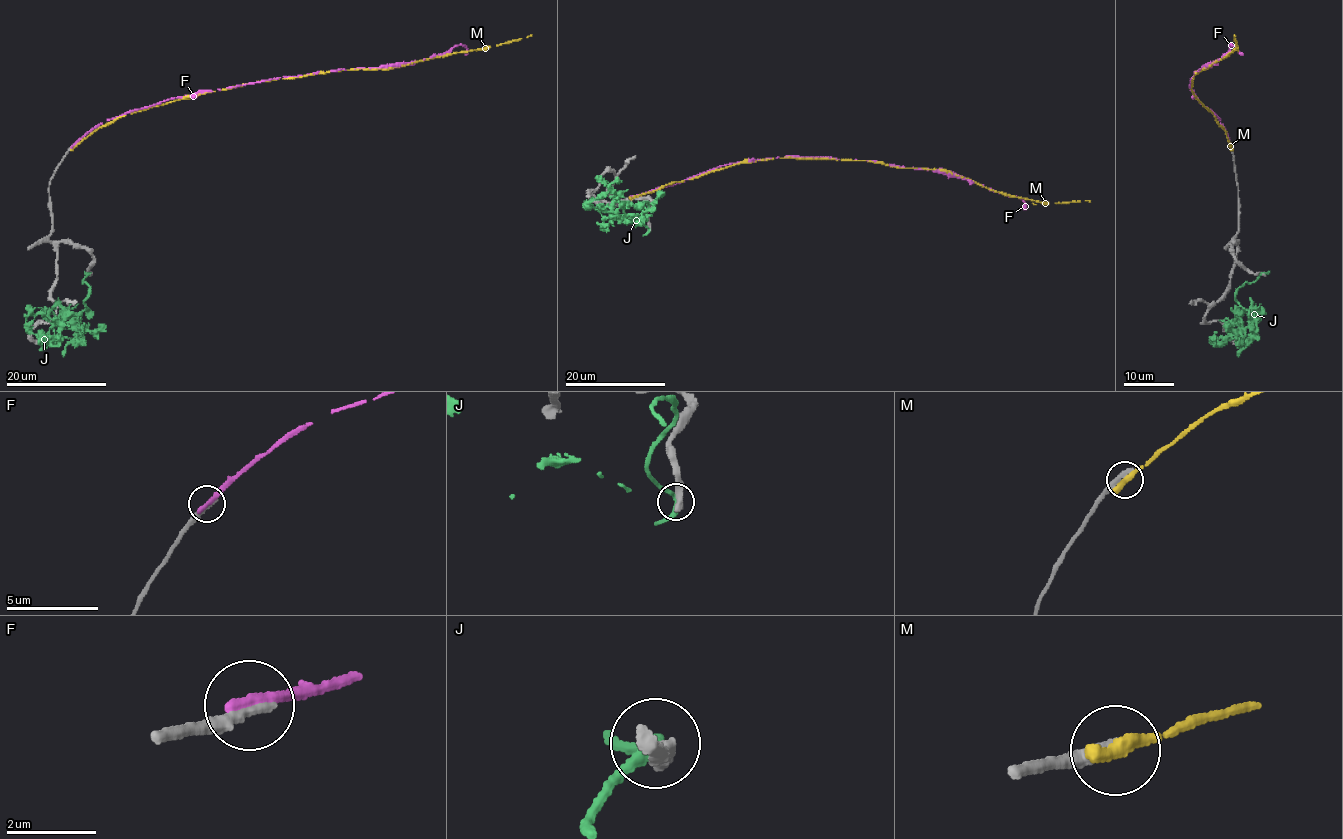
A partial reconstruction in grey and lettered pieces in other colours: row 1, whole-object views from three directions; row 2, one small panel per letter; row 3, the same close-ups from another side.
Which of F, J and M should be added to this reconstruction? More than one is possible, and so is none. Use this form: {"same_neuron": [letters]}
{"same_neuron": []}

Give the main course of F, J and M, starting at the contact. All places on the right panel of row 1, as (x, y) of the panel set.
F: (1230, 145), (1220, 120), (1190, 89), (1190, 80), (1200, 69), (1225, 55), (1230, 45), (1243, 55)
J: (1263, 272), (1237, 290), (1244, 327), (1252, 326), (1252, 305), (1257, 311), (1255, 307)
M: (1232, 146), (1215, 116), (1196, 99), (1191, 84), (1195, 74), (1237, 46), (1234, 35)

